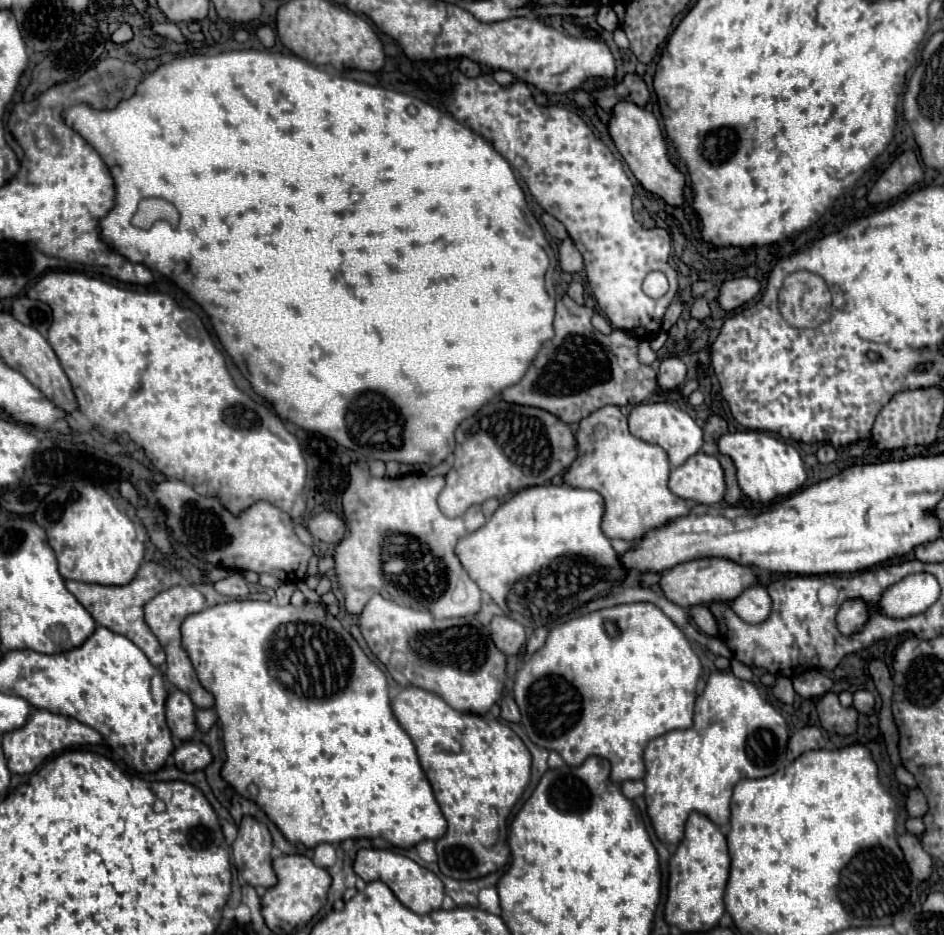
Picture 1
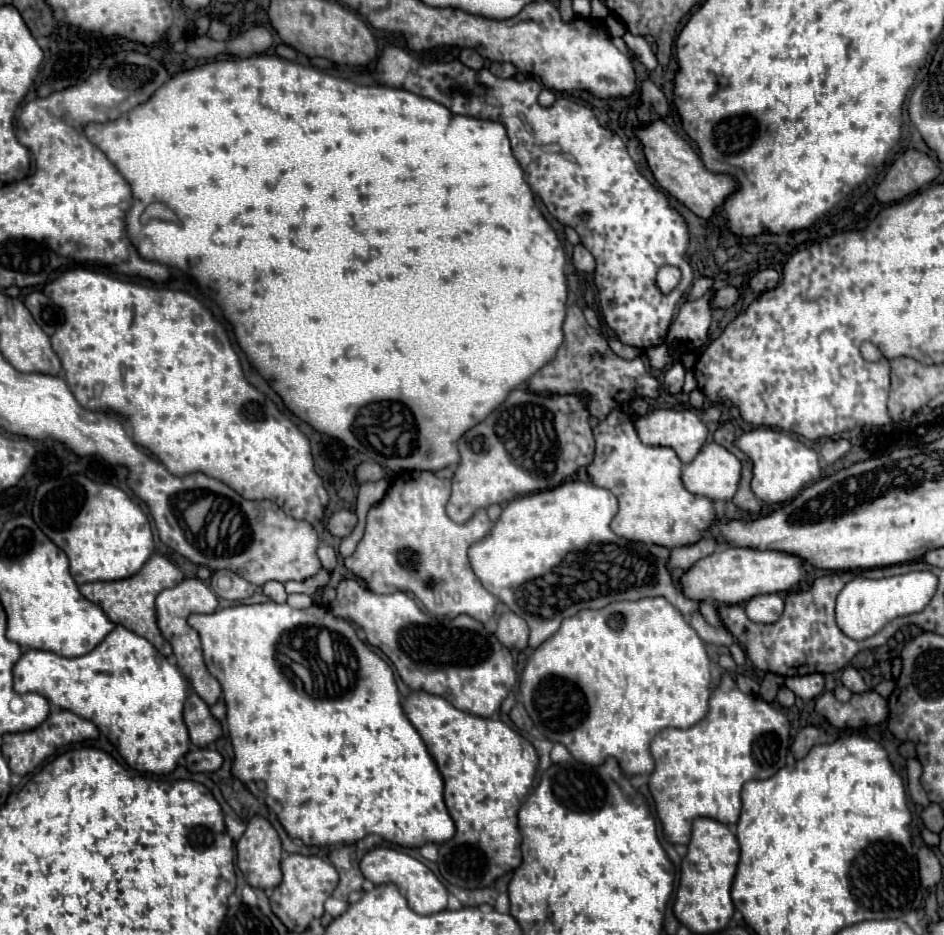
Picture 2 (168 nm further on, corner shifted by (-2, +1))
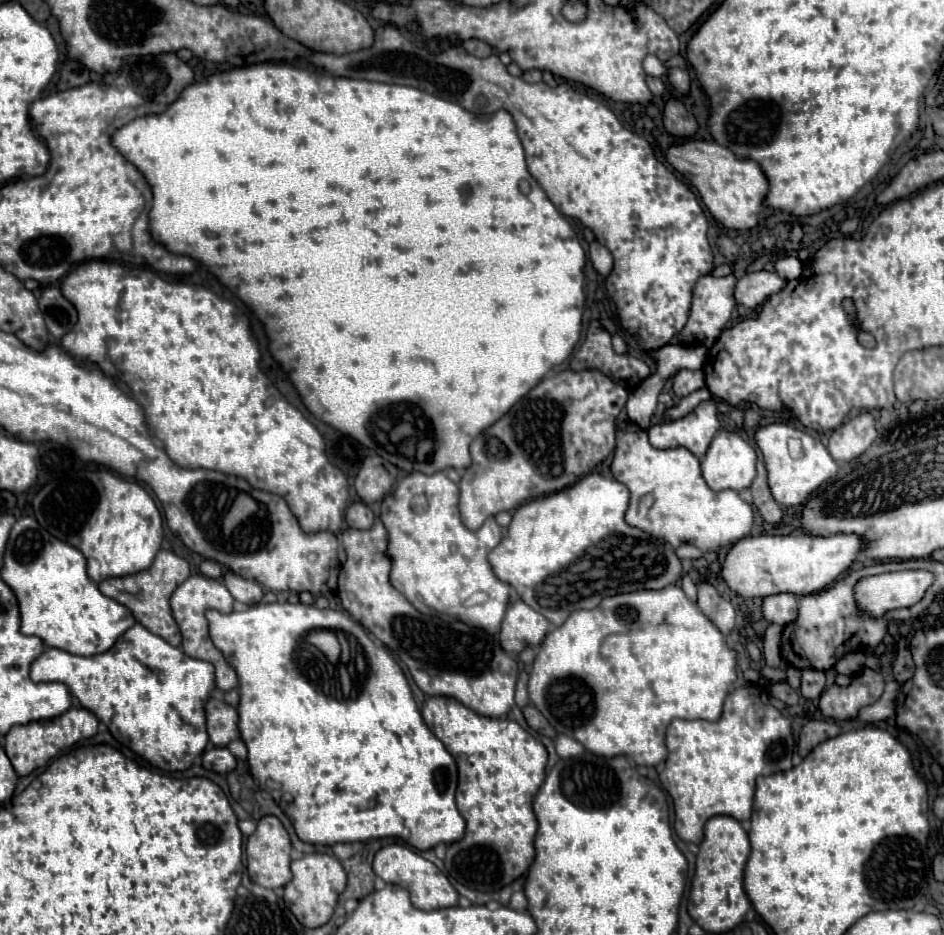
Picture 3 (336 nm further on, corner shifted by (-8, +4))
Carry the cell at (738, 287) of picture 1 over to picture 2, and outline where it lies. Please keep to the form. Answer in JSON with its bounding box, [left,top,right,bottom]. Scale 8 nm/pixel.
[749,268,779,292]

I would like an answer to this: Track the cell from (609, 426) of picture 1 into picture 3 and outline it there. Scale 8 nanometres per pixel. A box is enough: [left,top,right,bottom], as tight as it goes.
[611,421,753,553]

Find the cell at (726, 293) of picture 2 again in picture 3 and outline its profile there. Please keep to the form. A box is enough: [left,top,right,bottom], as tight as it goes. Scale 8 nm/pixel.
[735,271,785,309]

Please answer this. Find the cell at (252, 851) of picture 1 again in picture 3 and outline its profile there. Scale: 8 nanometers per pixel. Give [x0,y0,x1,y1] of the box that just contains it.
[247,815,291,889]

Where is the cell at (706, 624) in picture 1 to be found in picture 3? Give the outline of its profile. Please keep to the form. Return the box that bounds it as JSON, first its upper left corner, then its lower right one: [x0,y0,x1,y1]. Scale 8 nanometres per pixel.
[489,473,681,625]

